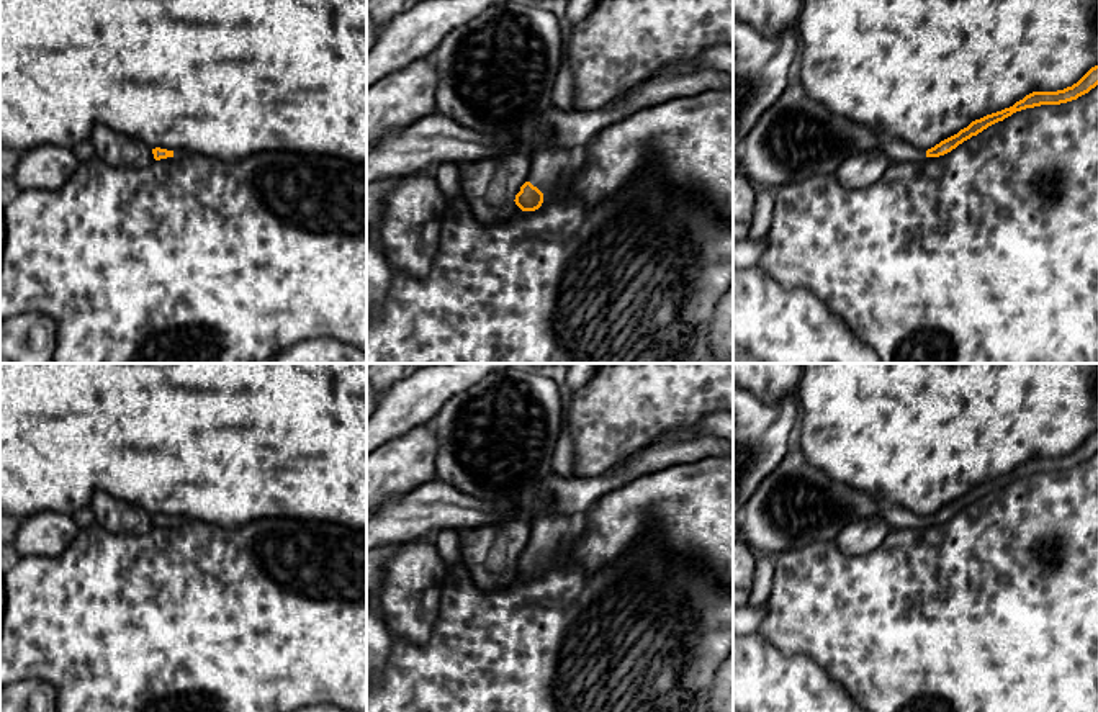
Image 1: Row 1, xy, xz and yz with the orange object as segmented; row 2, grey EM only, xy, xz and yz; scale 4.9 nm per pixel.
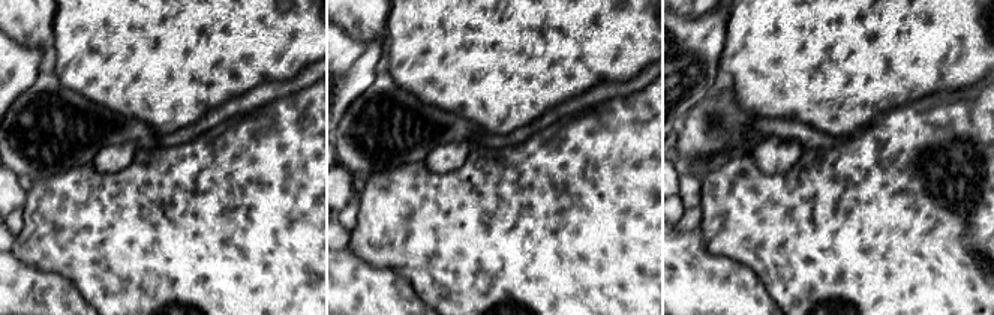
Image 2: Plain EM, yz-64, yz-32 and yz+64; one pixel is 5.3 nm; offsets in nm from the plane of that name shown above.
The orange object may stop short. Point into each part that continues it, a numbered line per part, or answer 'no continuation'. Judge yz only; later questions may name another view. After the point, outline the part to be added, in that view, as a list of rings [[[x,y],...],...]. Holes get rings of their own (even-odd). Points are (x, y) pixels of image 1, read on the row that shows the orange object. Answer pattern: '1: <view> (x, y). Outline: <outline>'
1: yz (895, 149). Outline: [[[882,136],[879,151],[882,151],[890,160],[921,160],[926,157],[926,152],[911,149],[907,142],[897,137]]]

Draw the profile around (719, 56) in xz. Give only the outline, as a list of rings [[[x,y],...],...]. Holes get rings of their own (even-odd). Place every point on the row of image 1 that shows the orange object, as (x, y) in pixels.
[[[733,43],[713,44],[705,49],[700,56],[691,61],[674,61],[659,69],[661,72],[682,74],[700,69],[715,69],[733,74]]]

